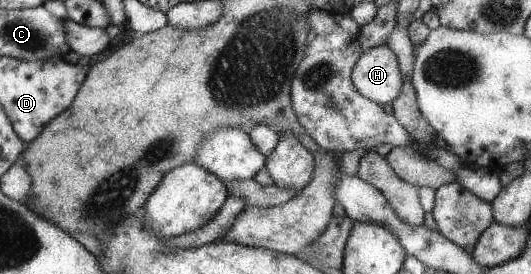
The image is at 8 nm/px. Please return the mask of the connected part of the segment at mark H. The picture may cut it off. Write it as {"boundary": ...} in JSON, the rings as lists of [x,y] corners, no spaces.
{"boundary":[[[388,45],[362,52],[351,71],[355,88],[369,101],[390,104],[400,94],[400,71],[396,55]]]}

